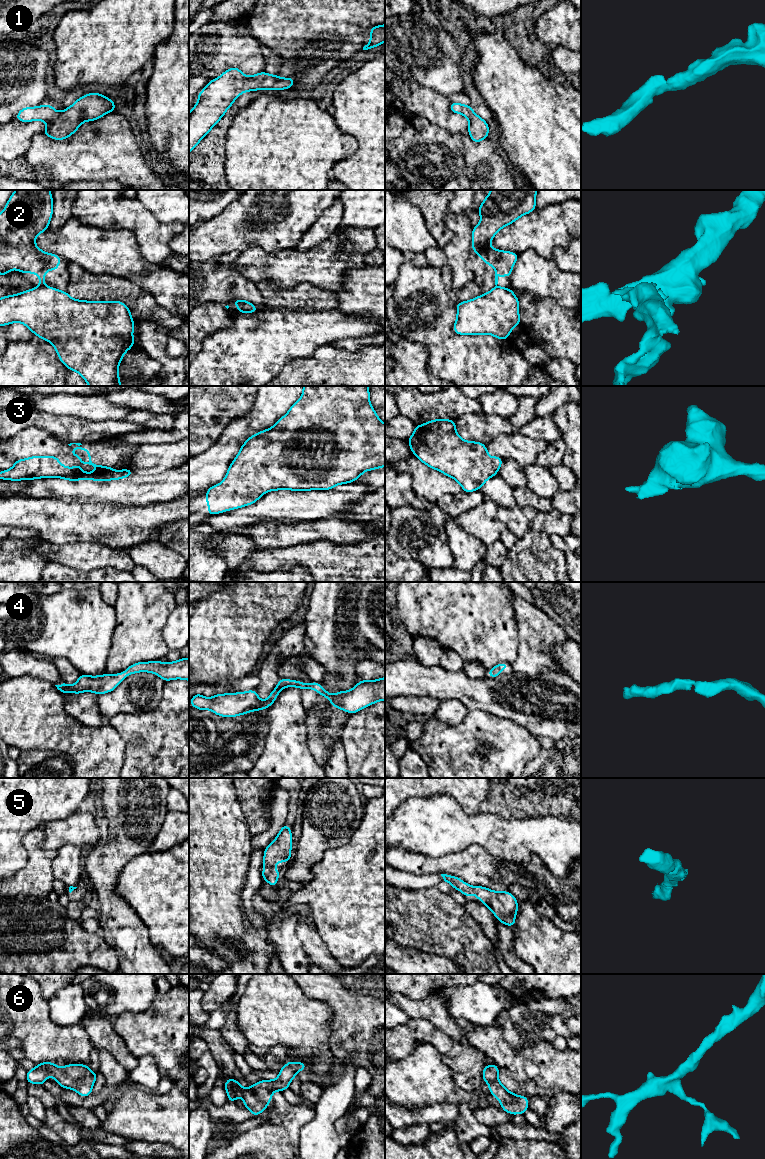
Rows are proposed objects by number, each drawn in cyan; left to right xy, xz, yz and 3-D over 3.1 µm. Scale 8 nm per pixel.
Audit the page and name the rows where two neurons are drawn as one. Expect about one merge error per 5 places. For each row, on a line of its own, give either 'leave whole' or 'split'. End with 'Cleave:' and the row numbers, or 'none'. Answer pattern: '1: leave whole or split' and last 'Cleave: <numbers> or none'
1: leave whole
2: split
3: leave whole
4: leave whole
5: leave whole
6: leave whole
Cleave: 2

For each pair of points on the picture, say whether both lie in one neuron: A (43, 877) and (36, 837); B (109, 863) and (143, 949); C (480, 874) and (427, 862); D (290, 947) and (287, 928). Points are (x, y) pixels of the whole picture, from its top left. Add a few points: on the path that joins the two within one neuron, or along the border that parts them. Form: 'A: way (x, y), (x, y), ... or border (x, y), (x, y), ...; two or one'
A: way (39, 867), (36, 847); one
B: way (108, 884), (108, 902), (116, 918), (125, 928); one
C: way (467, 865), (440, 865); one
D: way (287, 942), (287, 933); one

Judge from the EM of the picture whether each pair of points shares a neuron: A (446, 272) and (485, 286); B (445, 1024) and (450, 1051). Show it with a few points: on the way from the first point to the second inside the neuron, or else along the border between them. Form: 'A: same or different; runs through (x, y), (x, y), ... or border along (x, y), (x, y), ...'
A: same; runs through (448, 284), (455, 292), (464, 292), (473, 286)
B: different; border along (427, 1021), (447, 1033), (453, 1039), (466, 1043)

